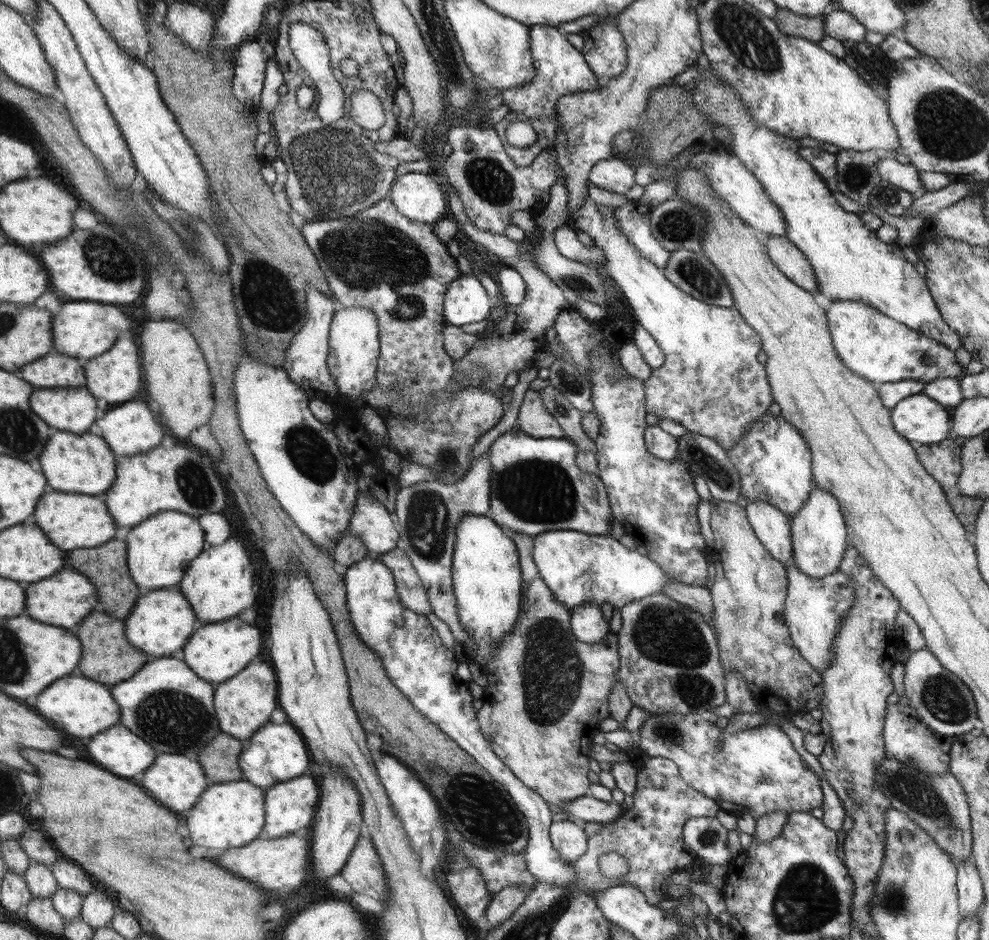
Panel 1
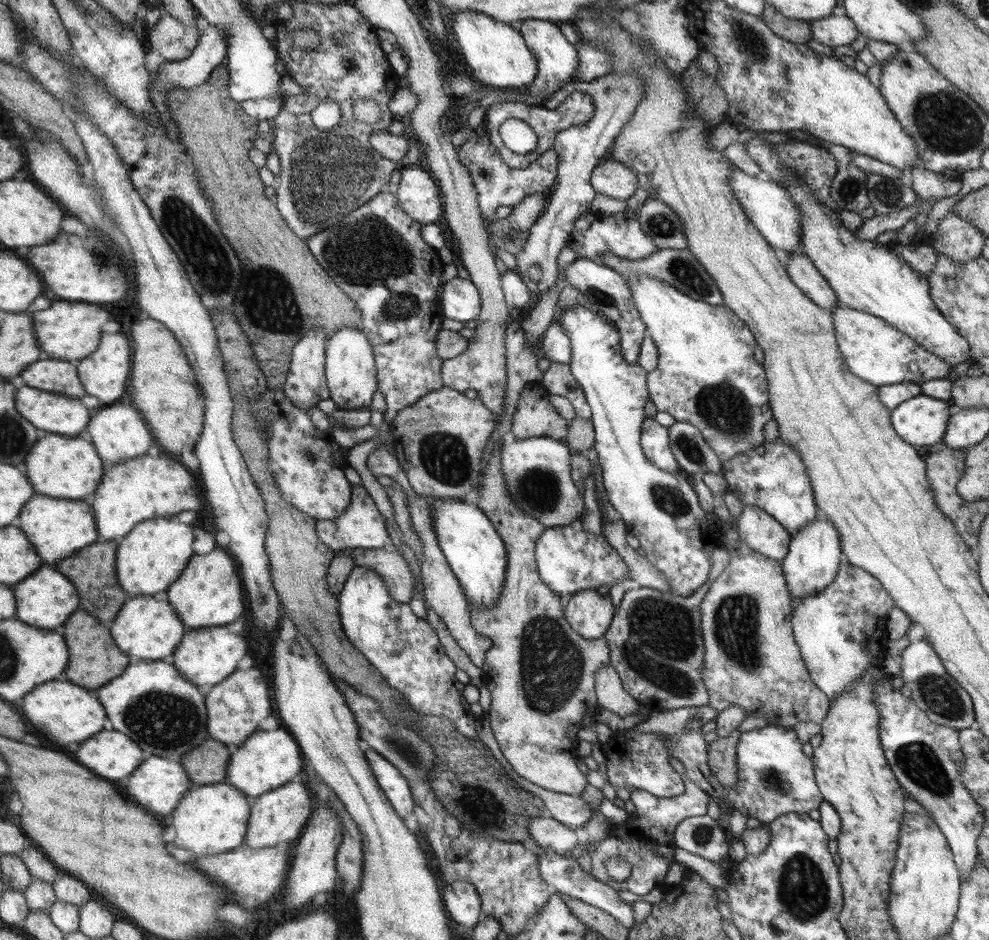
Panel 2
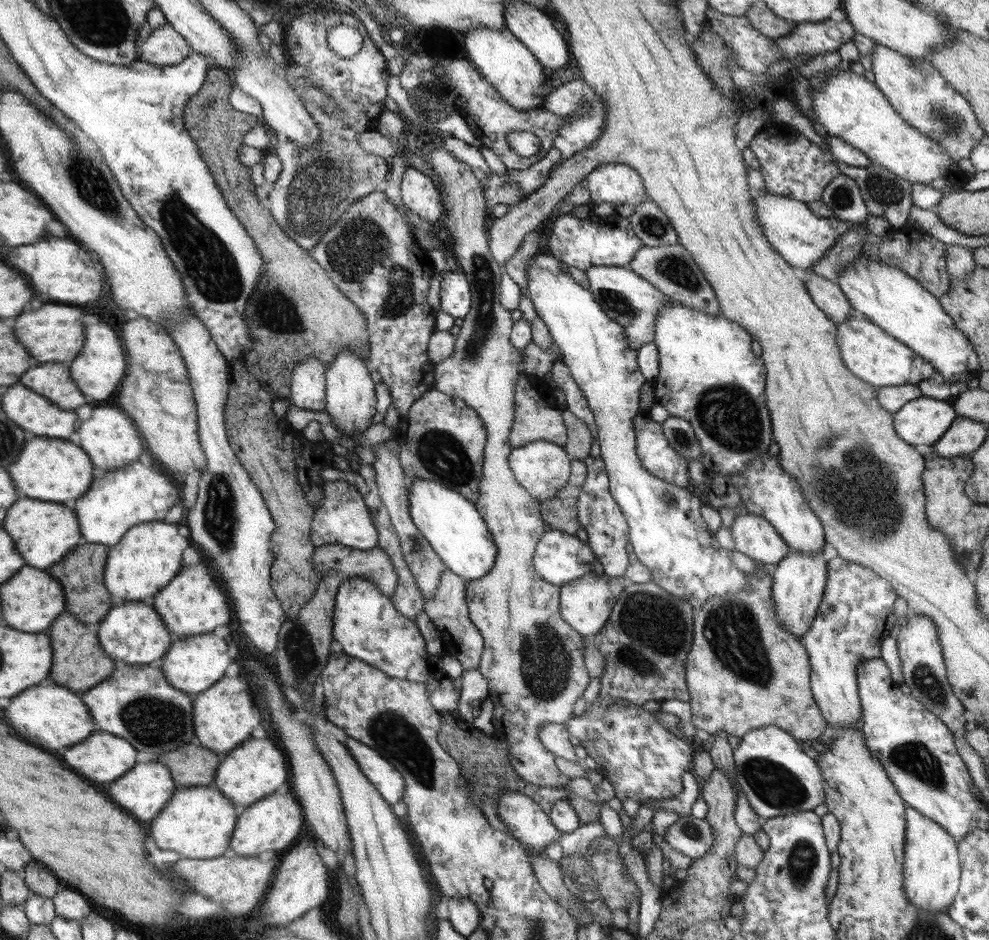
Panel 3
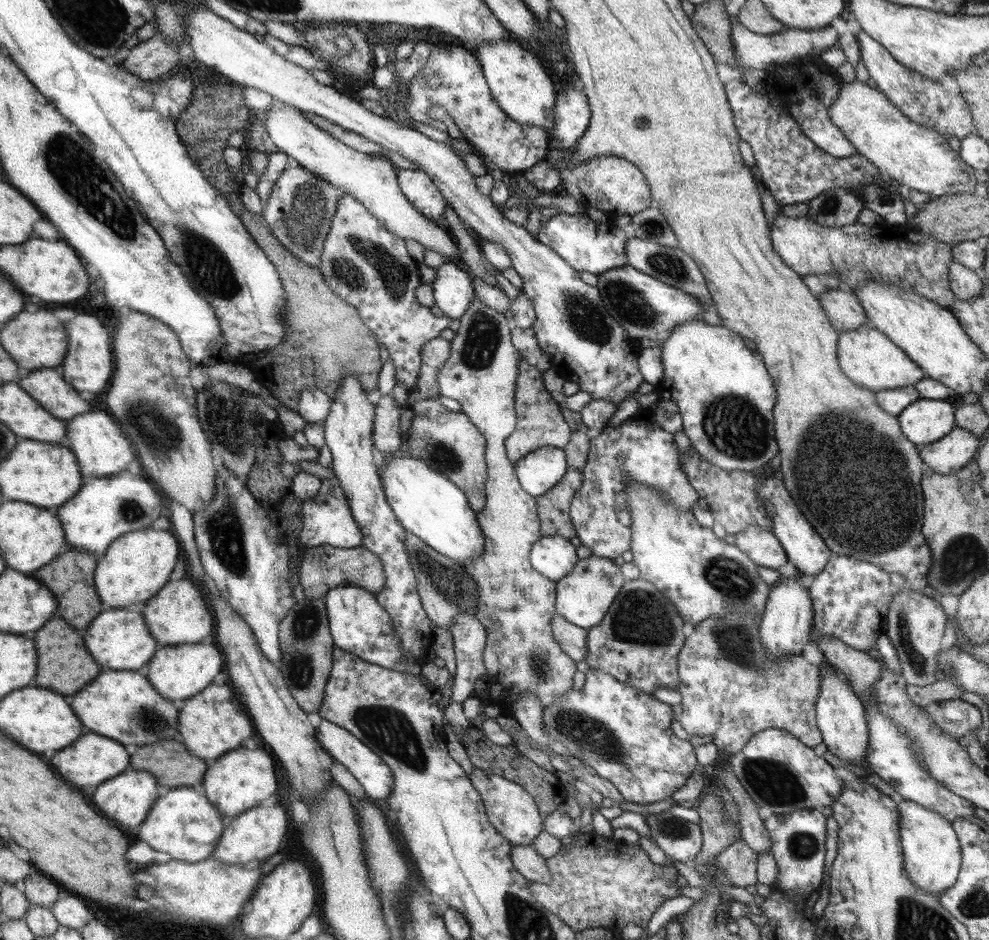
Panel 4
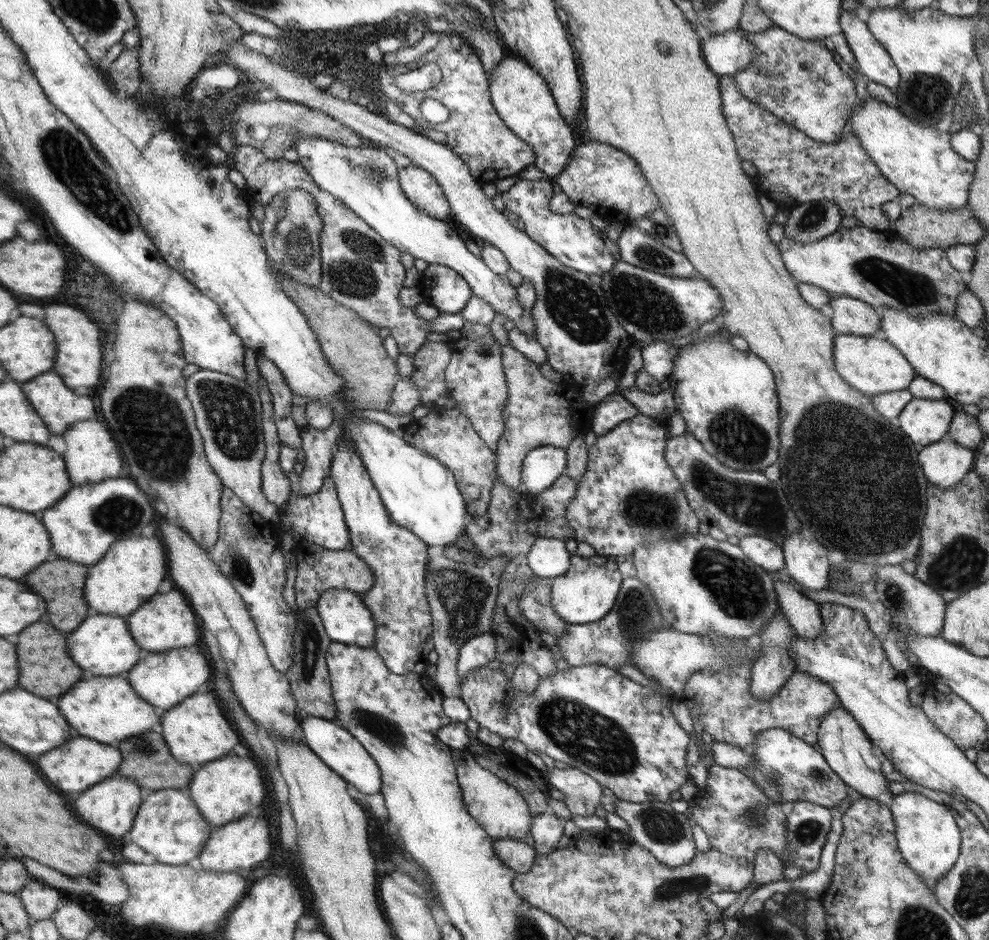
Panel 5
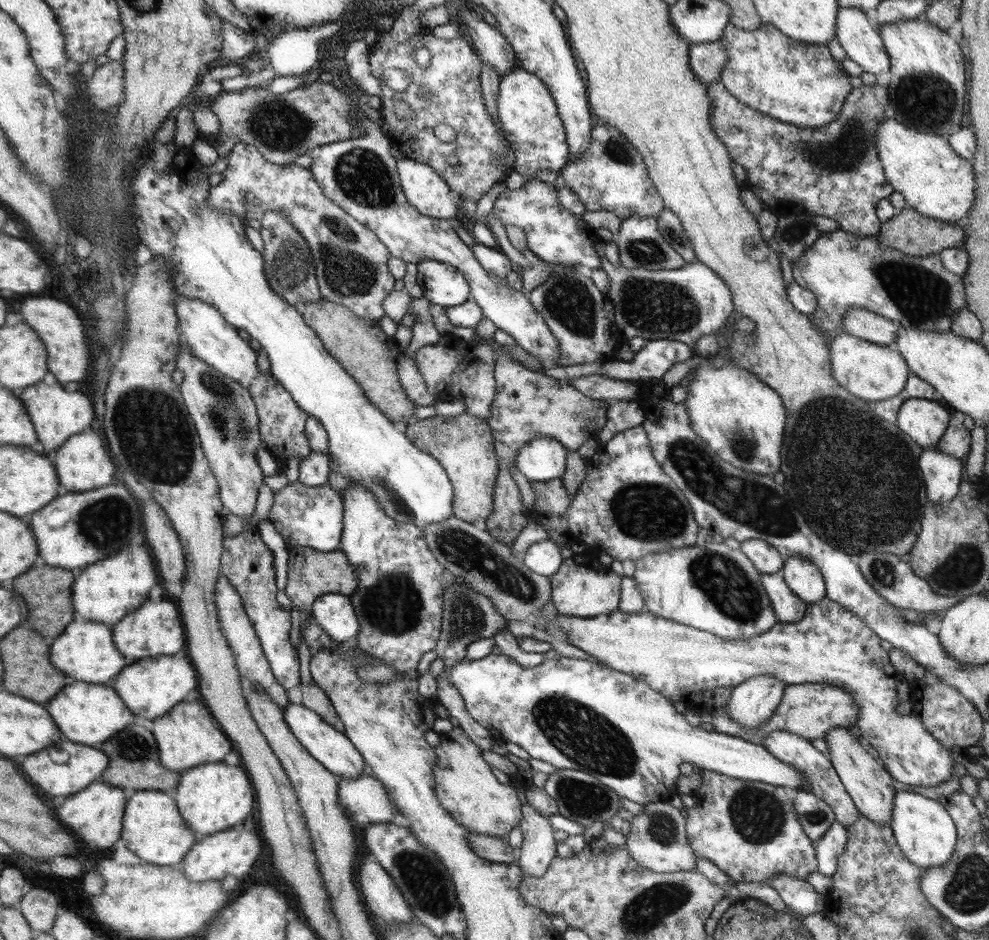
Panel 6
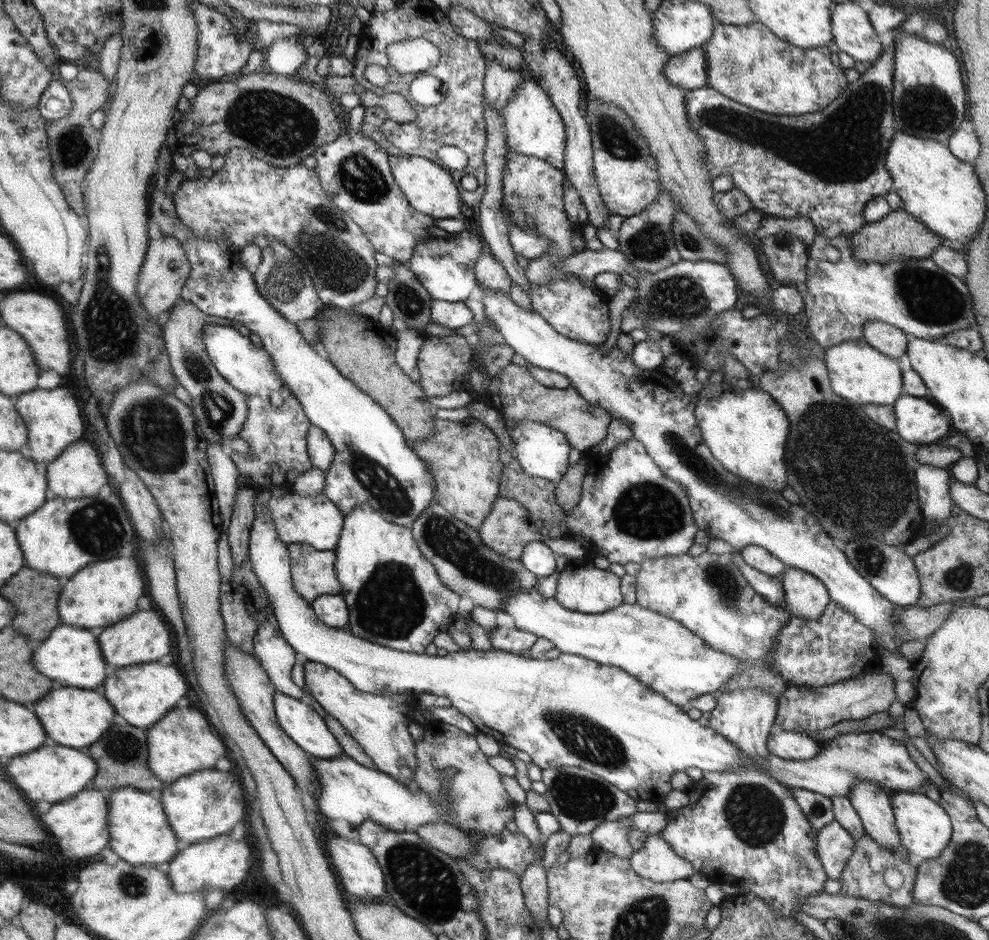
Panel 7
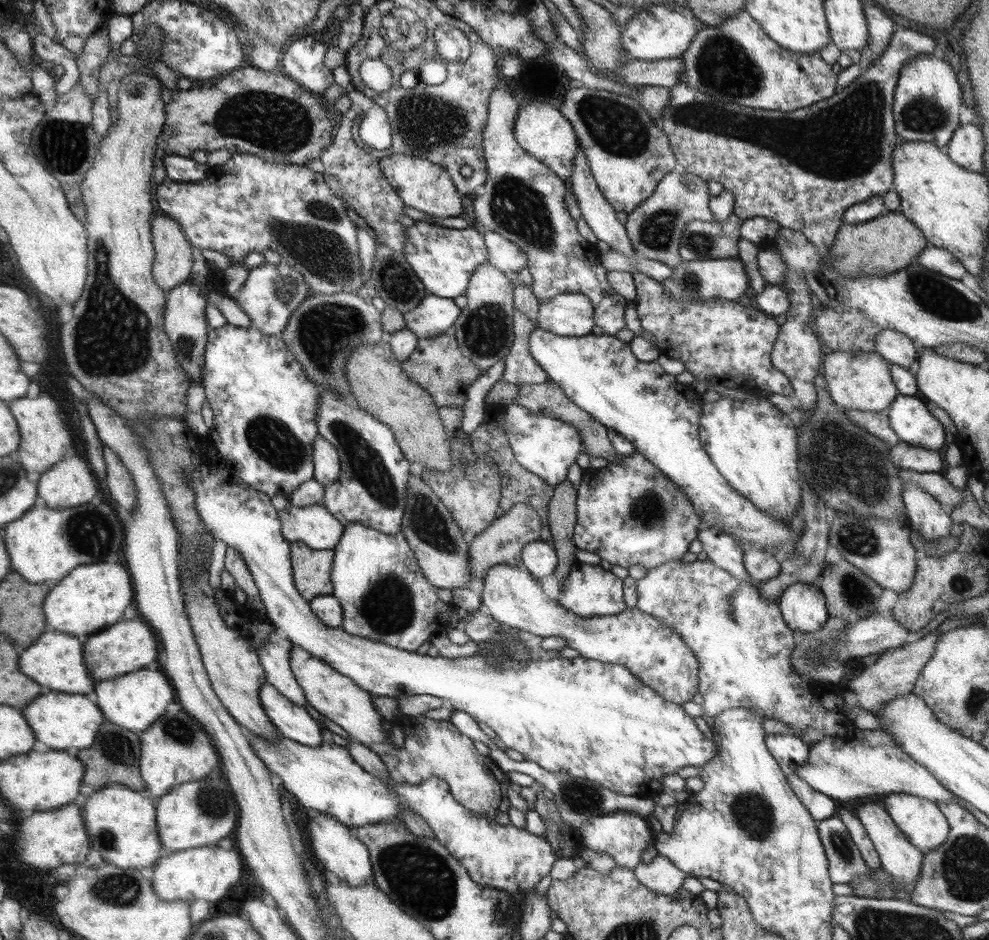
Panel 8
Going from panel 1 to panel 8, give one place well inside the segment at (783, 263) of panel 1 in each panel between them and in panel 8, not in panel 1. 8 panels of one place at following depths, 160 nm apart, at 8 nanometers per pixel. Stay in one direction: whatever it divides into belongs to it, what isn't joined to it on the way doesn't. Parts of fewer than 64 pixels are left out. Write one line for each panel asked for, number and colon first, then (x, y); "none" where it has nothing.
2: (802, 271)
3: (826, 294)
4: (845, 312)
5: (851, 316)
6: (858, 322)
7: (890, 341)
8: (896, 348)

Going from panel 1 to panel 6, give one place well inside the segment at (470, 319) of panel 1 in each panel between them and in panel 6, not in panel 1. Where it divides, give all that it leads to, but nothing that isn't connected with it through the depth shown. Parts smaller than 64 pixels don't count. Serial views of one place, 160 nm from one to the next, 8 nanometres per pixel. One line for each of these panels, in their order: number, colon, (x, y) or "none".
2: (460, 299)
3: (456, 294)
4: (453, 288)
5: (446, 289)
6: (442, 284)

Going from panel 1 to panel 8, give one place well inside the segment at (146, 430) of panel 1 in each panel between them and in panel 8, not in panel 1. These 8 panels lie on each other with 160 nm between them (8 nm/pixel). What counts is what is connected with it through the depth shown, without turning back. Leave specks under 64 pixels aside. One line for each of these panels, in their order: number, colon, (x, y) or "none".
2: (119, 432)
3: (111, 439)
4: (102, 449)
5: (92, 455)
6: (83, 463)
7: (78, 473)
8: (69, 483)

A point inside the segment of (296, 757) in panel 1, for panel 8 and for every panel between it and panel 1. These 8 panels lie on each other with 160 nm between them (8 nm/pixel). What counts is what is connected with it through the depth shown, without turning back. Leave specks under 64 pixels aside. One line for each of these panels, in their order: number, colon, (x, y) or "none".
2: (268, 759)
3: (249, 773)
4: (234, 783)
5: (226, 788)
6: (212, 798)
7: (207, 804)
8: (195, 814)

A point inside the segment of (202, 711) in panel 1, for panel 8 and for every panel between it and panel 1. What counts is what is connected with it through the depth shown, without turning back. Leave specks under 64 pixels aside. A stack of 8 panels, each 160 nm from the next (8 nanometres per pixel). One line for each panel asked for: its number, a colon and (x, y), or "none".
2: (166, 715)
3: (137, 703)
4: (123, 705)
5: (105, 709)
6: (88, 713)
7: (71, 716)
8: (70, 720)

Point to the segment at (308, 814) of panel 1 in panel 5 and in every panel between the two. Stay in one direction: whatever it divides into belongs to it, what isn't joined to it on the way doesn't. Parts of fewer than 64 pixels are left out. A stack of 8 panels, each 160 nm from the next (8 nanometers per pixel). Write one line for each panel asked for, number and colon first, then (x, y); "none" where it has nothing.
2: (280, 815)
3: (271, 824)
4: (255, 834)
5: (243, 844)

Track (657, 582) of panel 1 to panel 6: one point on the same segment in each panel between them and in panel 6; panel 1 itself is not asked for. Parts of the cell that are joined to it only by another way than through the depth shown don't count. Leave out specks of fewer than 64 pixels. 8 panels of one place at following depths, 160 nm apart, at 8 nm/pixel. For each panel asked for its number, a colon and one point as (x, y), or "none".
2: (569, 560)
3: (560, 558)
4: (553, 556)
5: (548, 558)
6: (544, 558)

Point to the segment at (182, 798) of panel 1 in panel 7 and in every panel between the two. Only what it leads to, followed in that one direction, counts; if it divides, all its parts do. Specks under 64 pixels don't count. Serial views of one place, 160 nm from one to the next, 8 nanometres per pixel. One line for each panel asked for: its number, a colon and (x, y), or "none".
2: (159, 784)
3: (144, 791)
4: (127, 800)
5: (111, 807)
6: (95, 816)
7: (79, 827)

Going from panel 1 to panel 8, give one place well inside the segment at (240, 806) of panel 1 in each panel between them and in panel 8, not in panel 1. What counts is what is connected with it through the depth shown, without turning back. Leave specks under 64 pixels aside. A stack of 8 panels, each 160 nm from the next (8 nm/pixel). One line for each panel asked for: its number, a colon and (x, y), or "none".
2: (210, 819)
3: (198, 822)
4: (183, 823)
5: (169, 826)
6: (153, 829)
7: (140, 834)
8: (122, 824)

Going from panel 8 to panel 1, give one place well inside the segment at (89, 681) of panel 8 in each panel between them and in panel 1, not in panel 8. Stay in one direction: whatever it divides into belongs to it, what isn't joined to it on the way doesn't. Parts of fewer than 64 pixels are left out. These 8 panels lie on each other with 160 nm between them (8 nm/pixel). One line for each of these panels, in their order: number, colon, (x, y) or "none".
1: (160, 625)
2: (147, 628)
3: (132, 633)
4: (117, 639)
5: (102, 646)
6: (85, 651)
7: (71, 656)

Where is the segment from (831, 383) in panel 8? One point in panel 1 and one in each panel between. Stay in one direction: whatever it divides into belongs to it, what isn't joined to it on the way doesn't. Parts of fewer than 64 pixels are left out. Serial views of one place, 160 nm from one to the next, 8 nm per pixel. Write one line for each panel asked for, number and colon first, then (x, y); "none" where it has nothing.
1: (877, 348)
2: (874, 351)
3: (875, 357)
4: (867, 357)
5: (872, 365)
6: (871, 372)
7: (861, 374)

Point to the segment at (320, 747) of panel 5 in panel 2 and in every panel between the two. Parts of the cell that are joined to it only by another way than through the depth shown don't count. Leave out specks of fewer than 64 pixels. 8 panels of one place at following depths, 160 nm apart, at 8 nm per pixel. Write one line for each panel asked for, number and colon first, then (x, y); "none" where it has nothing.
2: (397, 788)
3: (381, 772)
4: (374, 774)

